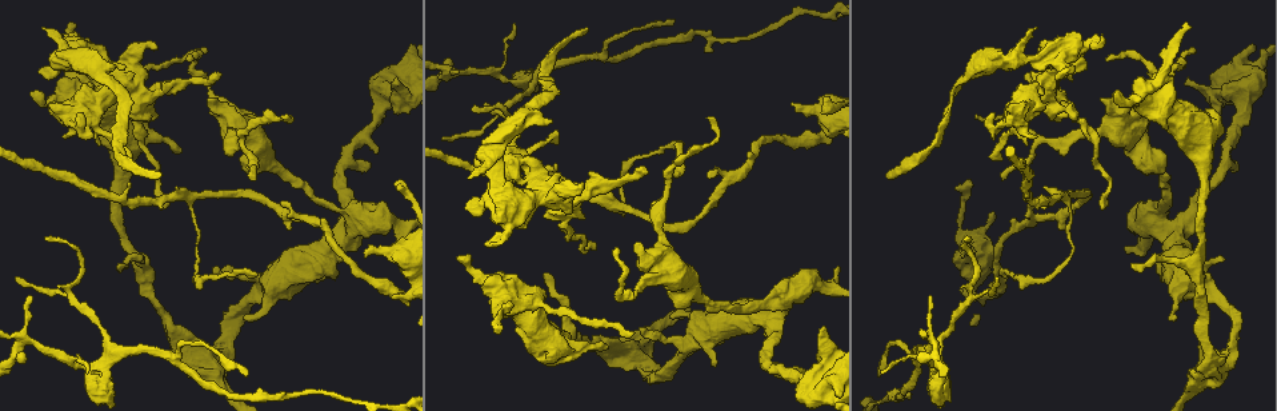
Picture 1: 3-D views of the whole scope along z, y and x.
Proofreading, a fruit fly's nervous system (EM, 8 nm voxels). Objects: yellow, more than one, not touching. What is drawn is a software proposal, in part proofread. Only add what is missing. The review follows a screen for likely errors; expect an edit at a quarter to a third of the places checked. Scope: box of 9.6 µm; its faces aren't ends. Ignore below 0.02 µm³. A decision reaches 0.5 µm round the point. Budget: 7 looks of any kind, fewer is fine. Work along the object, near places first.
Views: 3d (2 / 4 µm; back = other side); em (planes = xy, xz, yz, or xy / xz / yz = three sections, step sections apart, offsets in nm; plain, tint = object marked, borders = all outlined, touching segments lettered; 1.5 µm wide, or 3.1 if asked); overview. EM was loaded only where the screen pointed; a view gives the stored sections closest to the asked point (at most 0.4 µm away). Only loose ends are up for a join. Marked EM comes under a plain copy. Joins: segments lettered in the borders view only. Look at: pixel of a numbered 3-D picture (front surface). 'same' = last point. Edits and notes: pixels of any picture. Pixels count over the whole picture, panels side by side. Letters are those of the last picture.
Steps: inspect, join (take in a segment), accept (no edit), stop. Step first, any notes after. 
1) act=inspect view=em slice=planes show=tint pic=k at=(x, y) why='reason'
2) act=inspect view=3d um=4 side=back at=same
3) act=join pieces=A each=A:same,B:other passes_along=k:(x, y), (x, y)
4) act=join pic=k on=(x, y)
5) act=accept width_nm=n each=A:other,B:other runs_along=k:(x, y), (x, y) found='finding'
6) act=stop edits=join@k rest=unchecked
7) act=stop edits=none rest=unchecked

act=inspect view=3d um=2 pic=1 at=(675, 22) why='tapers out'

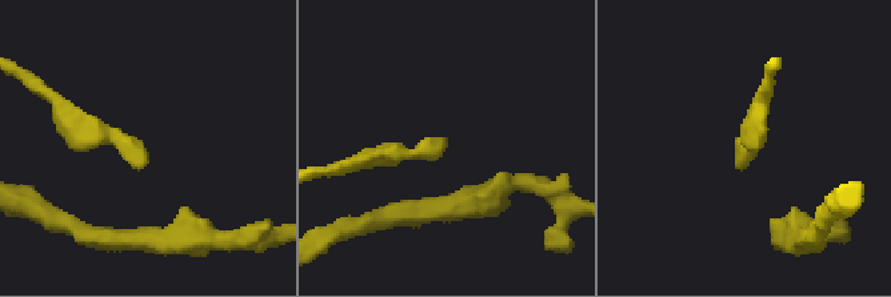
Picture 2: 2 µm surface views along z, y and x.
act=inspect view=em um=3.1 slice=xy step=16 show=tint pic=2 at=(738, 167) why='need the tissue'

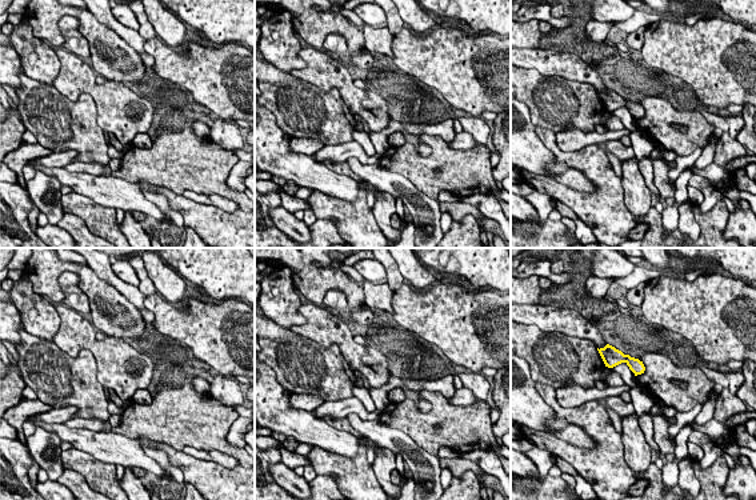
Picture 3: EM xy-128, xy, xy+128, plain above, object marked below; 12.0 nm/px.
act=inspect view=em um=3.1 slice=planes show=borders at=same why='cut it another way'

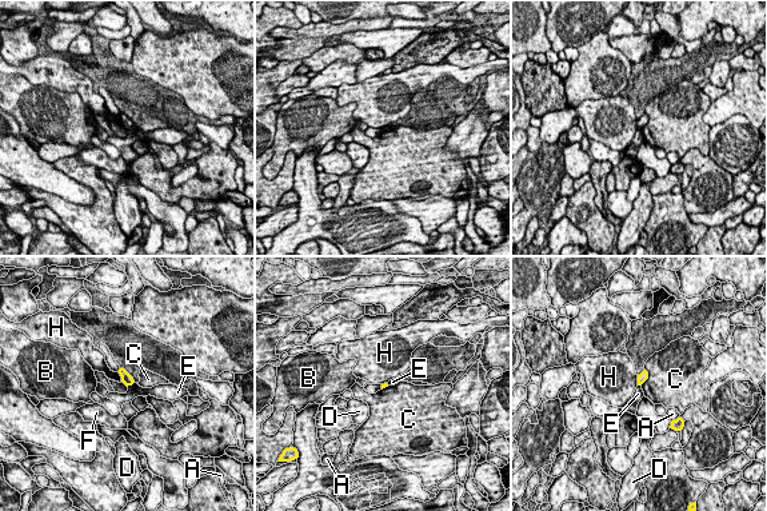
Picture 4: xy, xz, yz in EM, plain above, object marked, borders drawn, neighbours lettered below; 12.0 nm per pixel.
act=accept each=A:other,B:other,C:other,D:other,E:other,F:other,H:other found='no lettered segment goes on from it'

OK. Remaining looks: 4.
act=inspect view=em slice=xy step=4 show=borders pic=1 at=(90, 370)

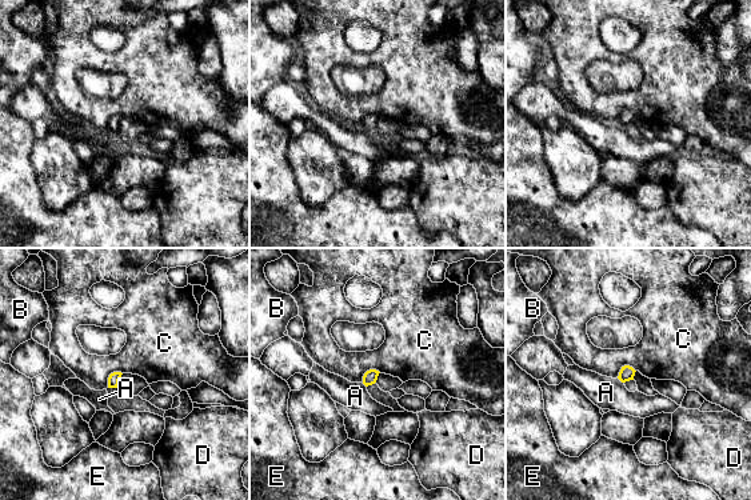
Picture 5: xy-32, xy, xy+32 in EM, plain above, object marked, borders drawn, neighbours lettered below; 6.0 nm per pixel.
act=inspect view=em slice=planes show=borders at=same why='another direction'

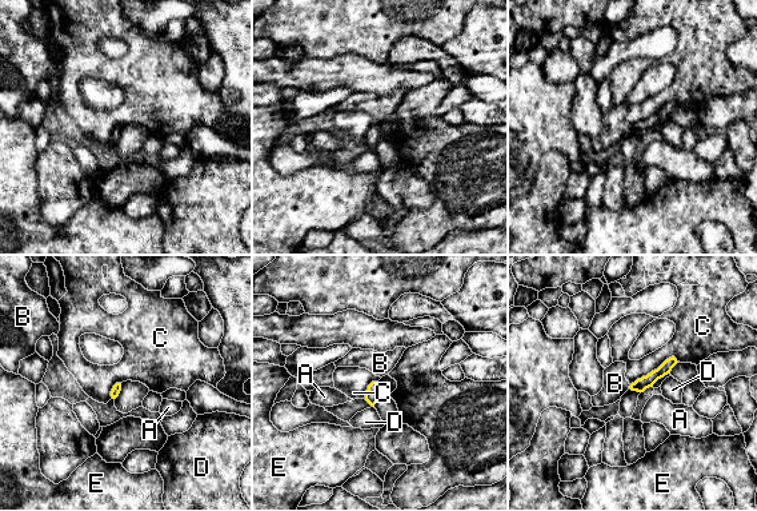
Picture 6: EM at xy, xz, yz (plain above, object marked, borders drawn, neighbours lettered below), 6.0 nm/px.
act=accept each=A:other,B:other,C:other,D:other,E:other runs_along=6:(672, 360), (660, 372), (635, 387) found='no lettered segment goes on from it'

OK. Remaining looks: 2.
act=inspect view=em slice=yz step=8 show=borders pic=1 at=(30, 92) why='free end'

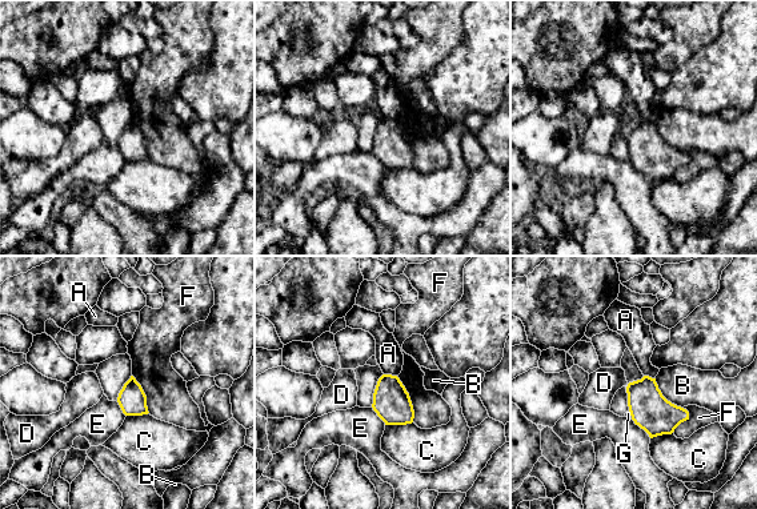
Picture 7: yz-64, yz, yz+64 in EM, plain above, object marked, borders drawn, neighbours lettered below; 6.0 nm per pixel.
act=accept each=A:other,B:other,C:other,D:other,E:other,F:other,G:other border=7:(631, 417), (651, 437) found='none of them fits'

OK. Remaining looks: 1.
act=stop edits=none rest=unchecked

